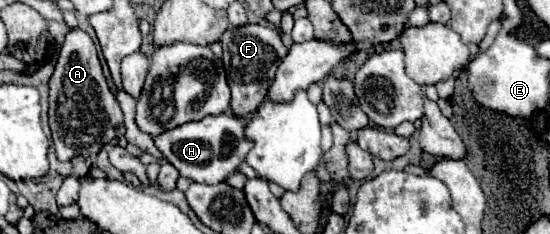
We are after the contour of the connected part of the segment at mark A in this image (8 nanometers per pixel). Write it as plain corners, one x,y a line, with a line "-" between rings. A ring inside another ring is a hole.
70,28
60,50
60,58
50,80
50,128
58,160
74,156
90,158
108,144
108,136
124,136
124,118
120,104
108,88
94,40
80,28

